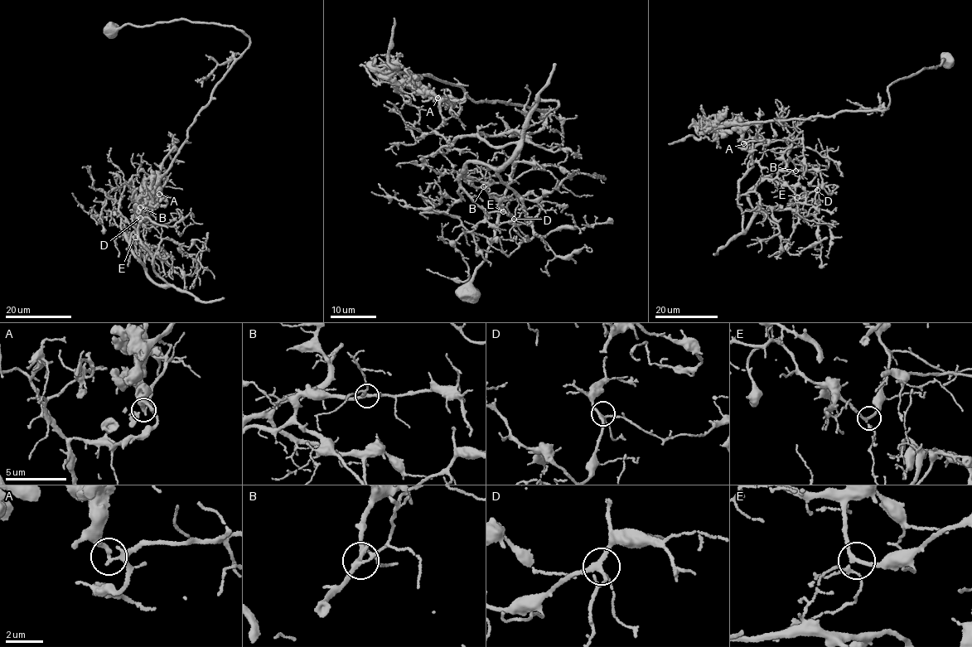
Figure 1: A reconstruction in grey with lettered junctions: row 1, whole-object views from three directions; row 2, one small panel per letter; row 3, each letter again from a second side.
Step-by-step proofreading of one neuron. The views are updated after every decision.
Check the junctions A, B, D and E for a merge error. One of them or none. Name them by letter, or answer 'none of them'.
A

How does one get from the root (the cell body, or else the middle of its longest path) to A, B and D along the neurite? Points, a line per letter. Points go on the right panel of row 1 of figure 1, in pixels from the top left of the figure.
A: (946, 59), (946, 55), (935, 68), (888, 84), (886, 109), (736, 123), (743, 143)
B: (946, 59), (888, 84), (886, 109), (736, 123), (752, 147), (742, 229), (748, 191), (795, 171)
D: (946, 59), (888, 84), (886, 109), (736, 123), (752, 147), (742, 229), (762, 179), (799, 197), (817, 190)

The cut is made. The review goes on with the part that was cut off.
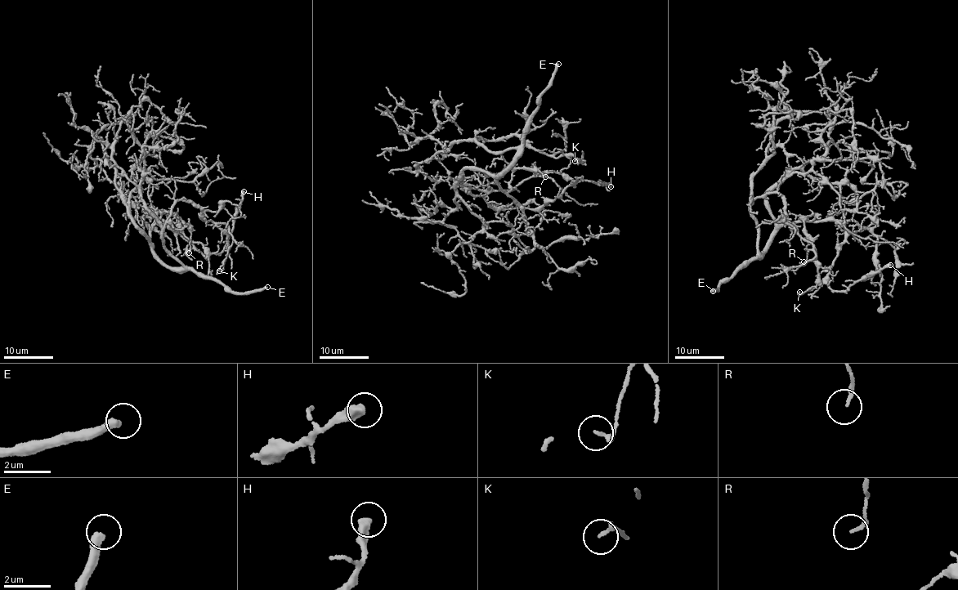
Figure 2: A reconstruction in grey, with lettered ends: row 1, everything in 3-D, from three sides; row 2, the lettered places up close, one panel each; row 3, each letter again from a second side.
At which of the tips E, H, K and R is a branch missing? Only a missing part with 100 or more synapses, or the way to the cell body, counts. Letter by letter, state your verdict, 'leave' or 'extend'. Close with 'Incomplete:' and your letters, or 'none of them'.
E: extend
H: leave
K: leave
R: leave
Incomplete: E

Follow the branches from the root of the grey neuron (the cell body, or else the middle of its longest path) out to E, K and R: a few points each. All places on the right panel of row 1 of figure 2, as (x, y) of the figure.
E: (760, 253), (740, 264), (731, 278), (721, 280), (717, 291), (713, 291)
K: (760, 253), (750, 203), (767, 193), (779, 194), (785, 202), (789, 226), (816, 253), (817, 283), (799, 292)
R: (760, 253), (781, 226), (809, 221), (812, 214), (803, 222), (808, 239), (803, 261)

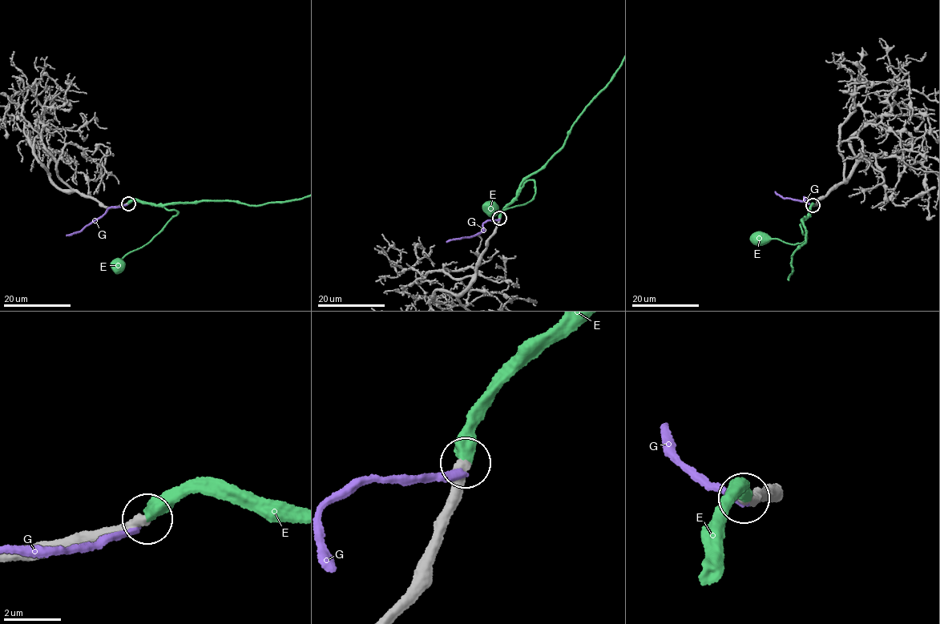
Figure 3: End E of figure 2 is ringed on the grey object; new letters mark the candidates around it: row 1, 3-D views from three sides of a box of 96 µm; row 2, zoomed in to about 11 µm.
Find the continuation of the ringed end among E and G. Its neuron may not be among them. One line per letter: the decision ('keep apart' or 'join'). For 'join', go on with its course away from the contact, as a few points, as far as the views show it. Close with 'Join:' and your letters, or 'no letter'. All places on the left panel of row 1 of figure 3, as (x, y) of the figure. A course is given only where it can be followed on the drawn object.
E: join | via (128, 203), (134, 200), (143, 201), (175, 210), (177, 214), (140, 248), (124, 255), (119, 265)
G: keep apart
Join: E

